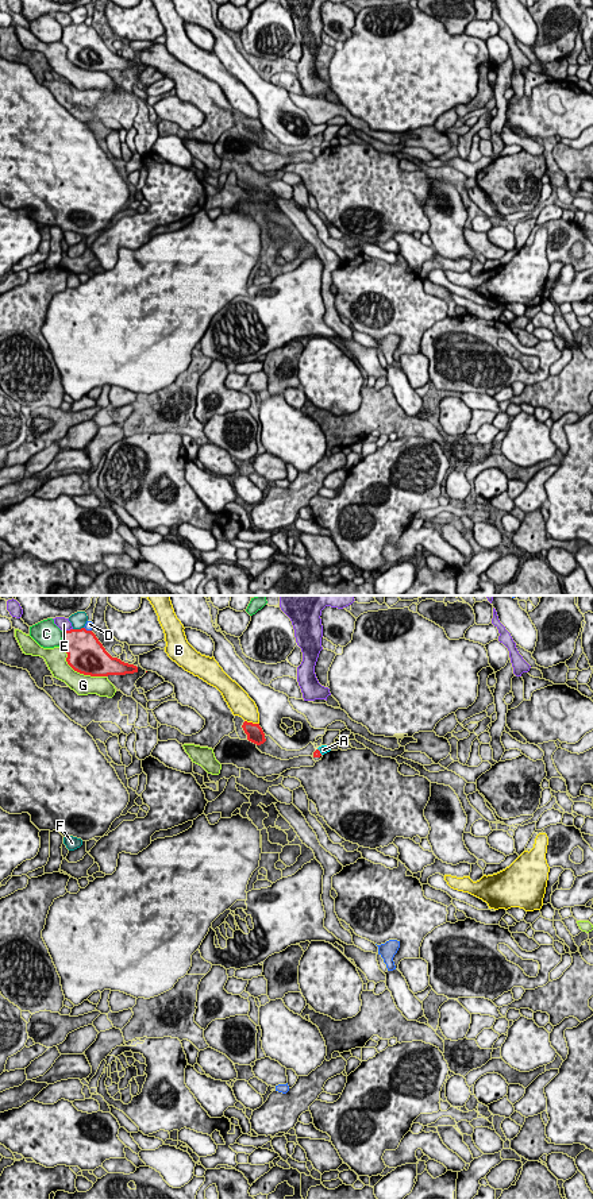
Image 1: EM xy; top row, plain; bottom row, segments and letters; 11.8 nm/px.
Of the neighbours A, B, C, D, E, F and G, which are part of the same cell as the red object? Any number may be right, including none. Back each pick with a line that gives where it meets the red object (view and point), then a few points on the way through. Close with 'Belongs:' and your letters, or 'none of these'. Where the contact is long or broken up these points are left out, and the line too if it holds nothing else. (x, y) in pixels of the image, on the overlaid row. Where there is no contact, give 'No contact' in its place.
Belongs: none of these

